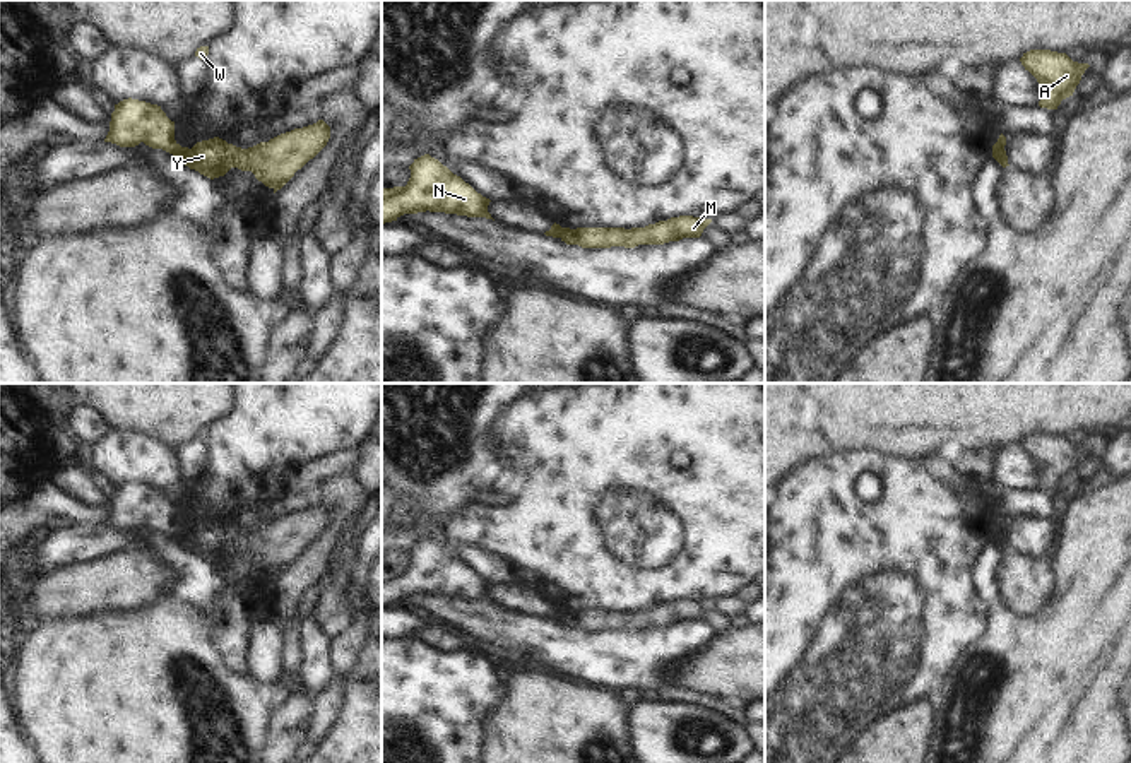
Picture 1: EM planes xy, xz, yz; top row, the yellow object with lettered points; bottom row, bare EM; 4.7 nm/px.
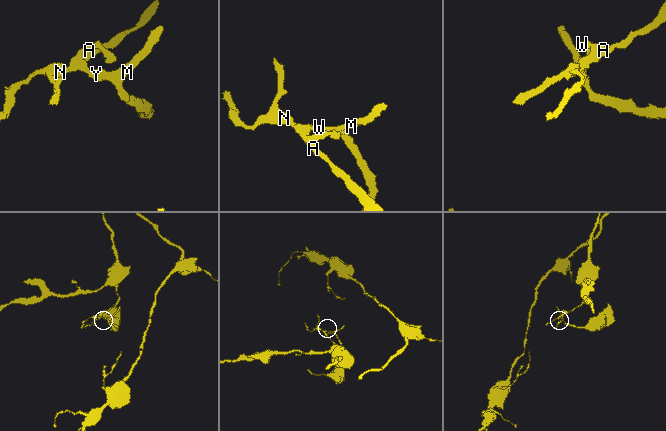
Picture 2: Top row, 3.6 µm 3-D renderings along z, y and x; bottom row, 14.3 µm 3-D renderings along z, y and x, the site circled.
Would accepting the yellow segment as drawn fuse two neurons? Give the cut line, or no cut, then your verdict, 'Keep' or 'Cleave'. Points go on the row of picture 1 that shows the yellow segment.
Split along xy (180, 146), (175, 154). Cleave.

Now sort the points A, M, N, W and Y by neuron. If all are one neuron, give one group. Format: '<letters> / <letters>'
A N W / M Y

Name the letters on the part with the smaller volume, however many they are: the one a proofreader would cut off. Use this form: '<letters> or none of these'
M, Y

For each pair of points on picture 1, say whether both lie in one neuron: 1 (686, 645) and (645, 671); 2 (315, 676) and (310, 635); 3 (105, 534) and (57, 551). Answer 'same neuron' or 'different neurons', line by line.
1: same neuron
2: same neuron
3: same neuron

